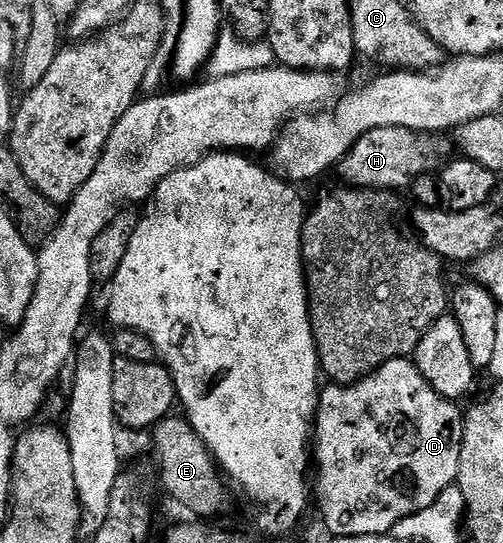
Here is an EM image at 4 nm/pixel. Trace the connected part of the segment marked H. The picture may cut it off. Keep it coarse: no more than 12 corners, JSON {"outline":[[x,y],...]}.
{"outline":[[403,126],[372,128],[336,174],[359,190],[405,191],[447,161]]}

